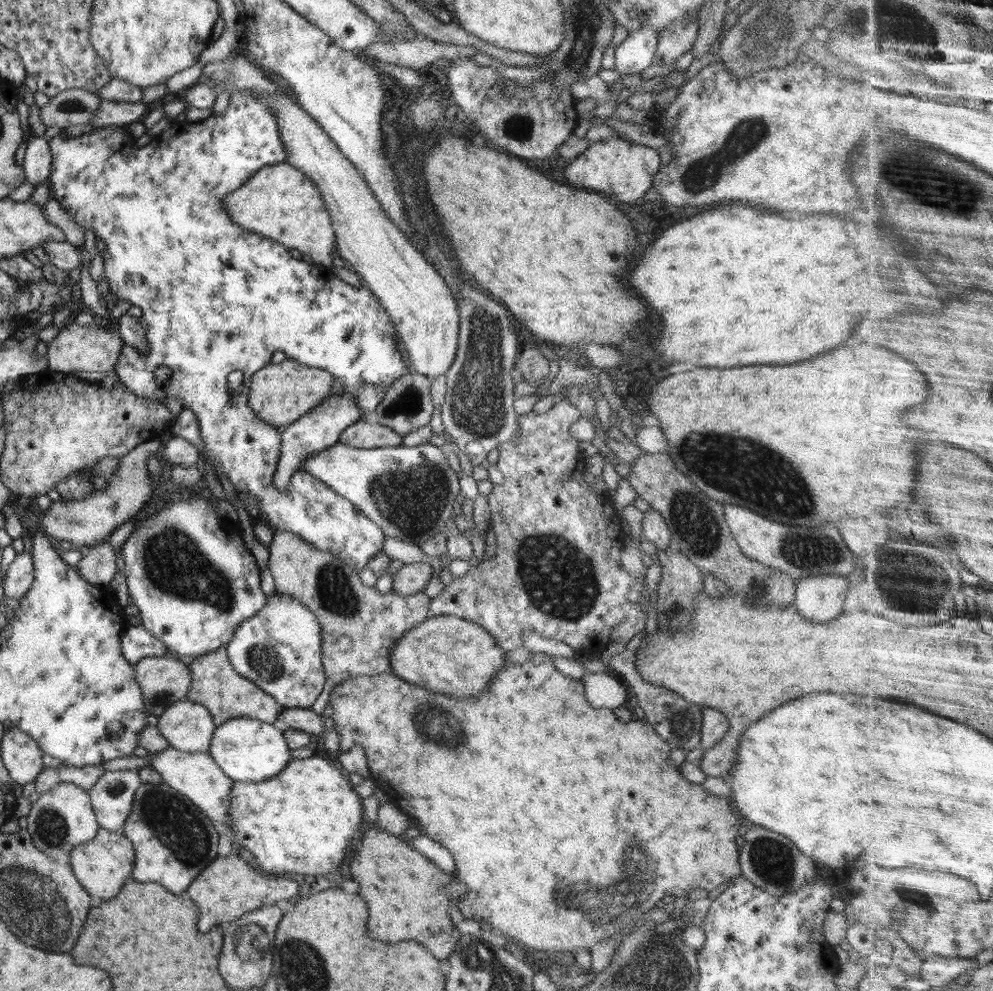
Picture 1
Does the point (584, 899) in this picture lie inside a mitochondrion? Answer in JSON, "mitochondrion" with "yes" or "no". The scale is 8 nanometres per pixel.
{"mitochondrion":"yes"}

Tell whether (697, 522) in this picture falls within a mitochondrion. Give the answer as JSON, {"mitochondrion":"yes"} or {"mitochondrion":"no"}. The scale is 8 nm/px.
{"mitochondrion":"yes"}

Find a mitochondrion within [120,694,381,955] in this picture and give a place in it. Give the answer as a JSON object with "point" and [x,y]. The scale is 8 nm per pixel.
{"point":[169,817]}

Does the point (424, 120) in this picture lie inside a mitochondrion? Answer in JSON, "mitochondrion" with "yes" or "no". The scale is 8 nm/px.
{"mitochondrion":"yes"}

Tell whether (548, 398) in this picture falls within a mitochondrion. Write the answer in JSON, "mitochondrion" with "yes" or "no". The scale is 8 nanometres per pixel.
{"mitochondrion":"no"}

